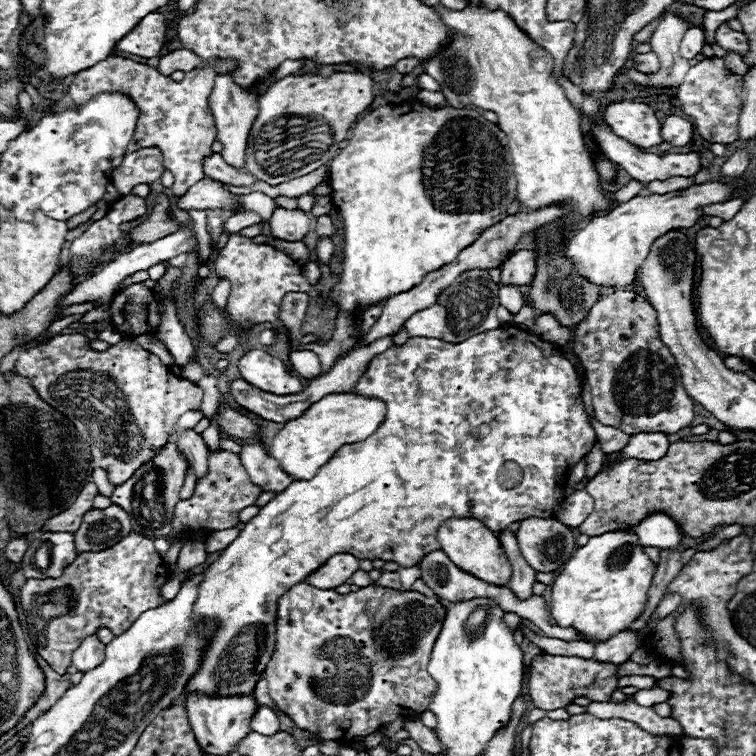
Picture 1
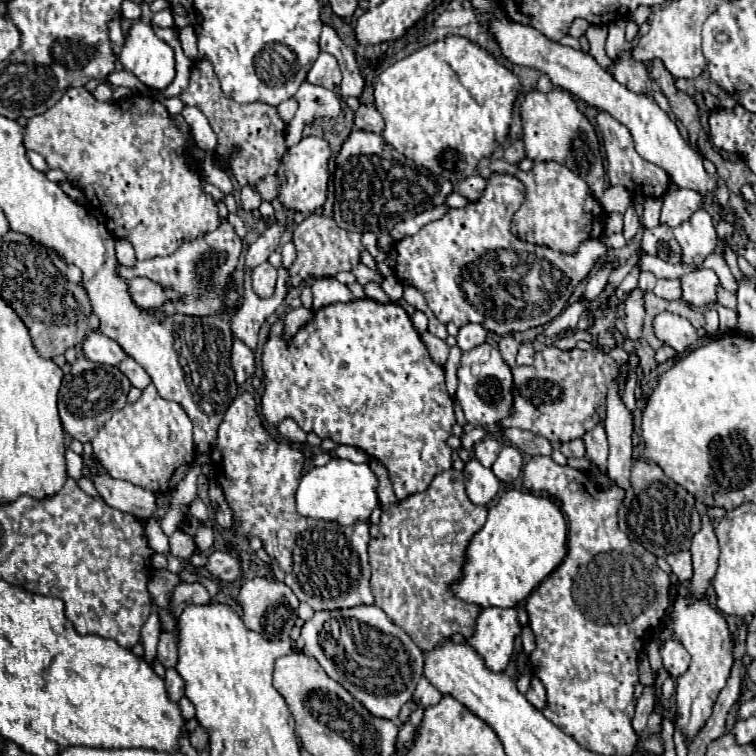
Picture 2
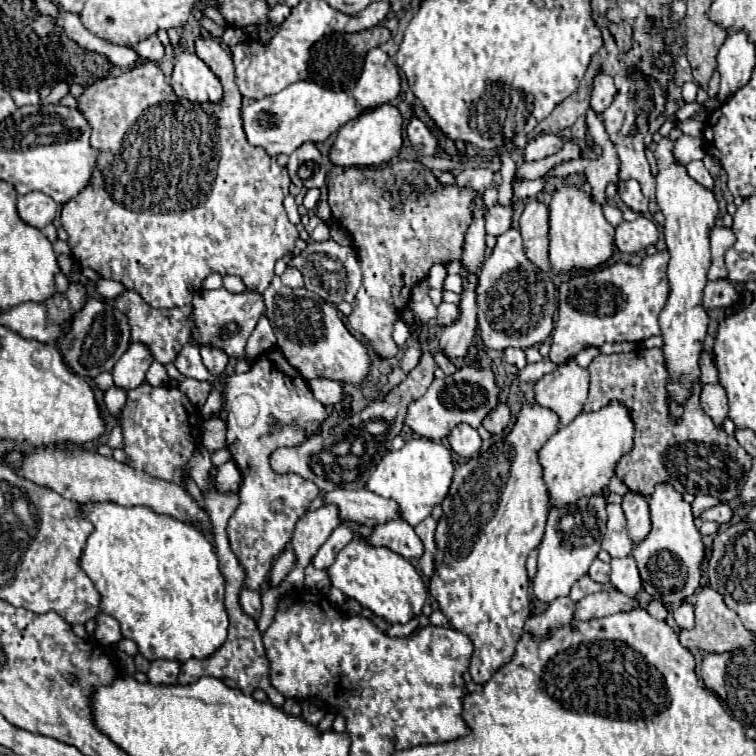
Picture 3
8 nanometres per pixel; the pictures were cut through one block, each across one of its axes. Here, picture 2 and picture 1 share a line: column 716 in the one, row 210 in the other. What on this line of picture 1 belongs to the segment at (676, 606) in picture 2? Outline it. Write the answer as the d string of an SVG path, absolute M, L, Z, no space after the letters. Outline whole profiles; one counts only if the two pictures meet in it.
M708 182L702 186L690 186L688 190L636 196L624 204L616 204L604 216L592 218L580 228L568 242L566 254L578 262L578 270L600 286L626 286L634 280L640 264L648 256L648 250L656 238L670 232L672 228L690 228L700 218L698 208L726 202L736 188L728 182Z

